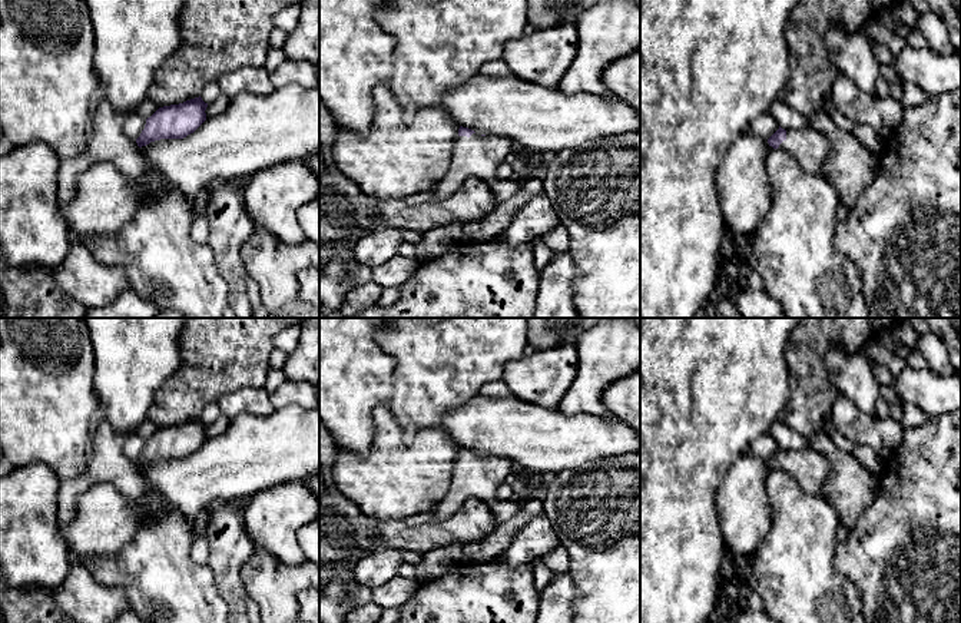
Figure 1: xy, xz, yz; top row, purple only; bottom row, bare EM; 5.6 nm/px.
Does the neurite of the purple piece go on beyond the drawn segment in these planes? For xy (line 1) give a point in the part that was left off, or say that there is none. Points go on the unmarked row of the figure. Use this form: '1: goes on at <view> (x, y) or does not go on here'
1: does not go on here

